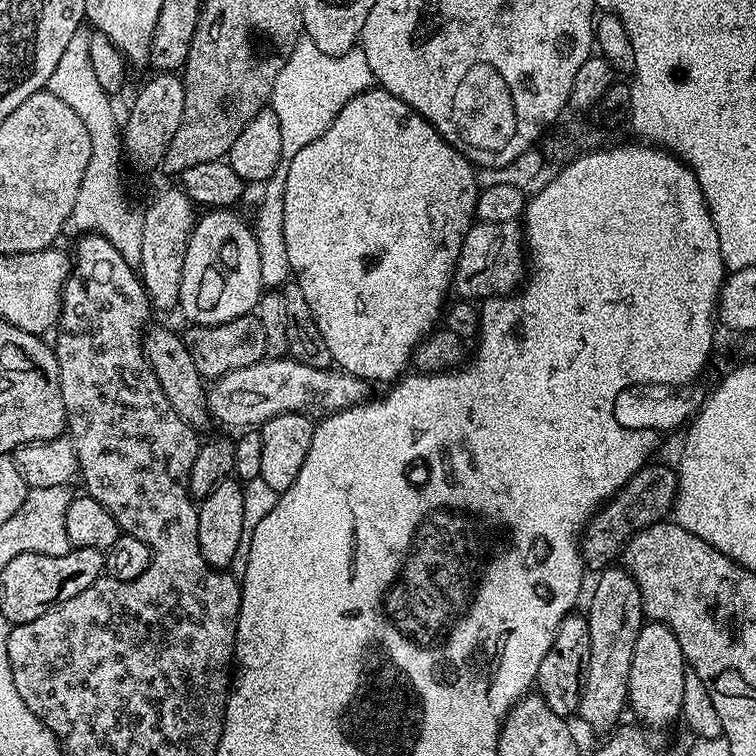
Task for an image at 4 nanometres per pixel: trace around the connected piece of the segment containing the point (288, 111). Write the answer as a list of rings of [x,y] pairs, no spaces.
[[[301,35],[290,58],[286,58],[286,66],[278,70],[272,87],[270,111],[278,114],[278,130],[282,130],[281,161],[292,160],[302,146],[314,142],[314,138],[321,136],[330,122],[334,122],[350,98],[367,92],[373,84],[370,62],[366,62],[363,47],[351,48],[341,56],[331,56],[322,54],[310,37]]]

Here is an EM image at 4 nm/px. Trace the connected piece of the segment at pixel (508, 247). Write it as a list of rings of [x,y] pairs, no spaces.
[[[517,221],[473,223],[462,242],[451,287],[459,299],[476,302],[481,298],[501,298],[515,293],[526,276],[526,241]]]

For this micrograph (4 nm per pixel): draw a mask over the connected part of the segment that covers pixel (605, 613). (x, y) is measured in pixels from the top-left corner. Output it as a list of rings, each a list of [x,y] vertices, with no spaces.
[[[609,566],[599,573],[592,597],[588,600],[590,626],[590,666],[584,677],[584,693],[580,696],[578,716],[596,732],[608,734],[621,723],[620,715],[628,704],[630,662],[634,658],[634,642],[646,623],[642,594],[634,578],[623,566]]]

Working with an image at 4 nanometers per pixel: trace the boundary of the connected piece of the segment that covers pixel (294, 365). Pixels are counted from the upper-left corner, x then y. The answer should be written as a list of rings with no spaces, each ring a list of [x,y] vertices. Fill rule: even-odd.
[[[265,358],[259,360],[254,366],[246,366],[242,370],[234,370],[230,374],[213,379],[208,393],[208,410],[211,417],[229,424],[236,430],[252,430],[262,426],[270,418],[278,418],[278,414],[302,414],[319,422],[326,416],[332,416],[335,412],[341,412],[347,408],[353,408],[356,404],[362,404],[369,399],[369,381],[352,376],[348,372],[342,372],[335,367],[315,368],[306,366],[302,362],[291,358]]]

